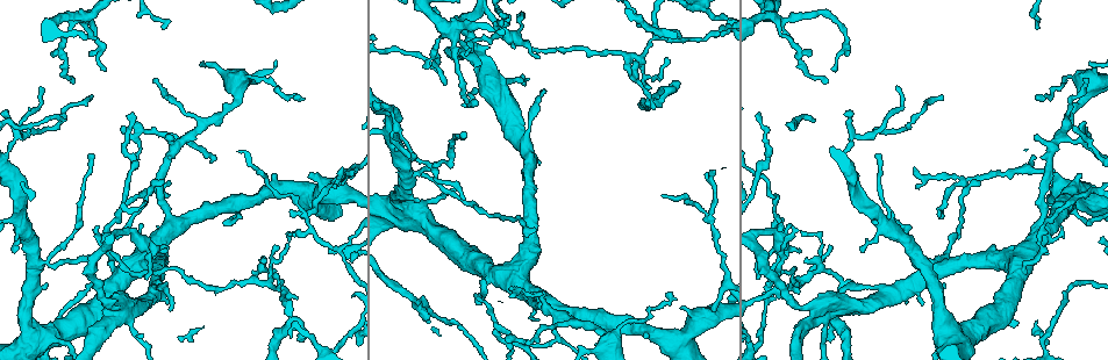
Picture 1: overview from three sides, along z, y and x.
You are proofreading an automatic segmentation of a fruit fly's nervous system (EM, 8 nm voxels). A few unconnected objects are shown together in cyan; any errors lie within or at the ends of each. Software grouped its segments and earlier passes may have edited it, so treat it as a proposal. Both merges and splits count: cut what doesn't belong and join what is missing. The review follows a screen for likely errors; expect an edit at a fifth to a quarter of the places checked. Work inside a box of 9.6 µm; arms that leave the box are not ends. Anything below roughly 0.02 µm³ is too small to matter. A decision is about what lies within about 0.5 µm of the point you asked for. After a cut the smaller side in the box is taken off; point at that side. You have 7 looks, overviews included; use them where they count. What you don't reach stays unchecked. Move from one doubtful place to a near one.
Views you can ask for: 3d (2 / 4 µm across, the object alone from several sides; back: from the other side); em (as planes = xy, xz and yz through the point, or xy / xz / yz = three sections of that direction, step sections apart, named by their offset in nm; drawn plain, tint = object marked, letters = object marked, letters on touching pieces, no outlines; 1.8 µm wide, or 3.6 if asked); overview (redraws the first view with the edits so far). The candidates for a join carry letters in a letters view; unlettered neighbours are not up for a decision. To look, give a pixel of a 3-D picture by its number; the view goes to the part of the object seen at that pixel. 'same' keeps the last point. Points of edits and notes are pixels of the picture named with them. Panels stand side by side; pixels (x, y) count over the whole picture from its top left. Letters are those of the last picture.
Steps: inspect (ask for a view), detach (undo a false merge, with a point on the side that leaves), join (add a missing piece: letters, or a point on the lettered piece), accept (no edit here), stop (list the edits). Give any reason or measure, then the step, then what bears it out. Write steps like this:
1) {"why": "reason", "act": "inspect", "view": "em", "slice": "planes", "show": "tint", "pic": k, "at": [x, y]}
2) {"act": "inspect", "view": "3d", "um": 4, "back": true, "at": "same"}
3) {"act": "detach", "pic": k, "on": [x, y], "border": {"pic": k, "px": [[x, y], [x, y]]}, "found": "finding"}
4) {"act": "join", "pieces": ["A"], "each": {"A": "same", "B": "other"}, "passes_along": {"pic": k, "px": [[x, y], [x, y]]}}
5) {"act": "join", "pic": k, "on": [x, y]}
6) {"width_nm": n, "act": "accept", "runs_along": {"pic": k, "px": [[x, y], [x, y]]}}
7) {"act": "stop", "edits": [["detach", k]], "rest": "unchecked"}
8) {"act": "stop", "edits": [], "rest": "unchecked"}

{"why": "thick end", "act": "inspect", "view": "em", "slice": "xz", "step": 8, "show": "letters", "pic": 1, "at": [683, 309]}

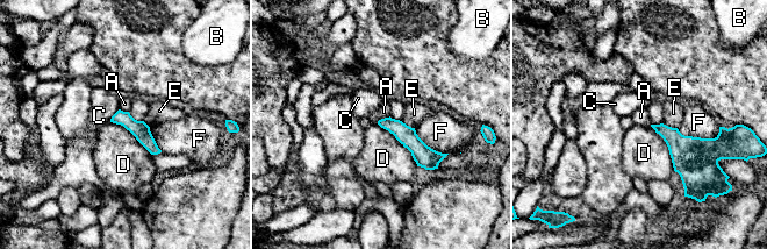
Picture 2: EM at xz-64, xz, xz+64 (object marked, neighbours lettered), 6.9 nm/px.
{"act": "accept", "each": {"A": "other", "B": "other", "C": "other", "D": "other", "E": "other", "F": "other"}, "border": {"pic": 2, "px": [[377, 123], [410, 153], [417, 165]]}, "found": "none of them fits"}

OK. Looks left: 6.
{"why": "an open end", "act": "inspect", "view": "em", "slice": "xz", "step": 16, "show": "letters", "pic": 1, "at": [290, 213]}

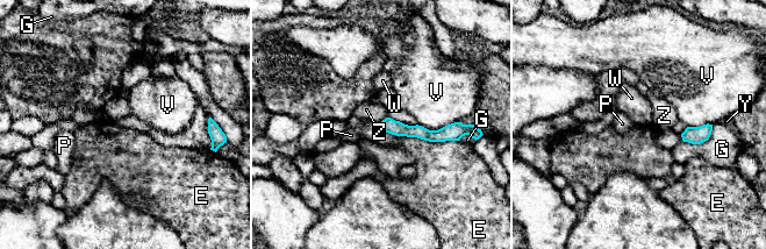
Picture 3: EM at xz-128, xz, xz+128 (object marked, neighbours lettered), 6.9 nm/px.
{"why": "cut it another way", "act": "inspect", "view": "em", "slice": "planes", "show": "letters", "at": "same"}

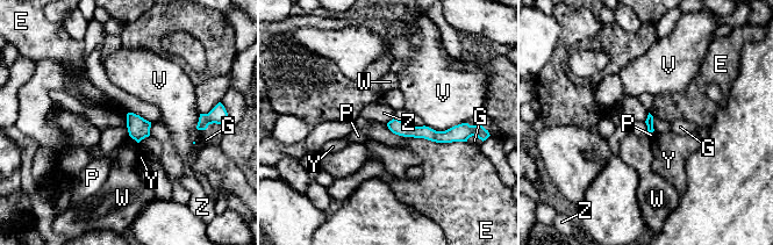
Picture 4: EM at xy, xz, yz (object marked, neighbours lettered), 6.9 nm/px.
{"act": "accept", "each": {"E": "other", "G": "other", "P": "other", "V": "other", "W": "other", "Y": "other", "Z": "other"}, "border": {"pic": 4, "px": [[149, 135], [138, 143]]}, "found": "none of them fits"}

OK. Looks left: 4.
{"why": "a fork", "act": "inspect", "view": "3d", "um": 4, "pic": 1, "at": [805, 278]}

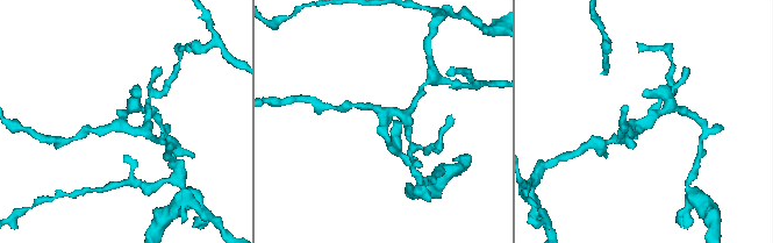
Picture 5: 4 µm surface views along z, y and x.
{"arms": 3, "act": "inspect", "view": "em", "slice": "planes", "show": "letters", "pic": 5, "at": [385, 122]}

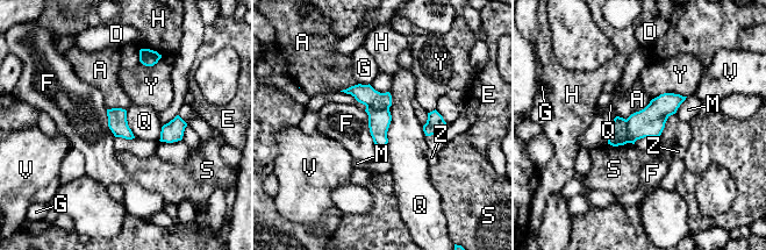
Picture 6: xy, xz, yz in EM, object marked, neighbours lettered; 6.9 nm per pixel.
{"width_nm": 140, "act": "detach", "pic": 6, "on": [379, 120], "each": {"A": "other", "D": "other", "E": "other", "F": "other", "G": "other", "H": "other", "M": "other", "Q": "other", "S": "other", "V": "other", "Y": "other", "Z": "other"}, "border": {"pic": 6, "px": [[366, 106], [388, 109]]}, "found": "two neurons meet here"}

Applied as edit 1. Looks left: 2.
{"act": "stop", "edits": [["detach", 6]], "rest": "unchecked"}

